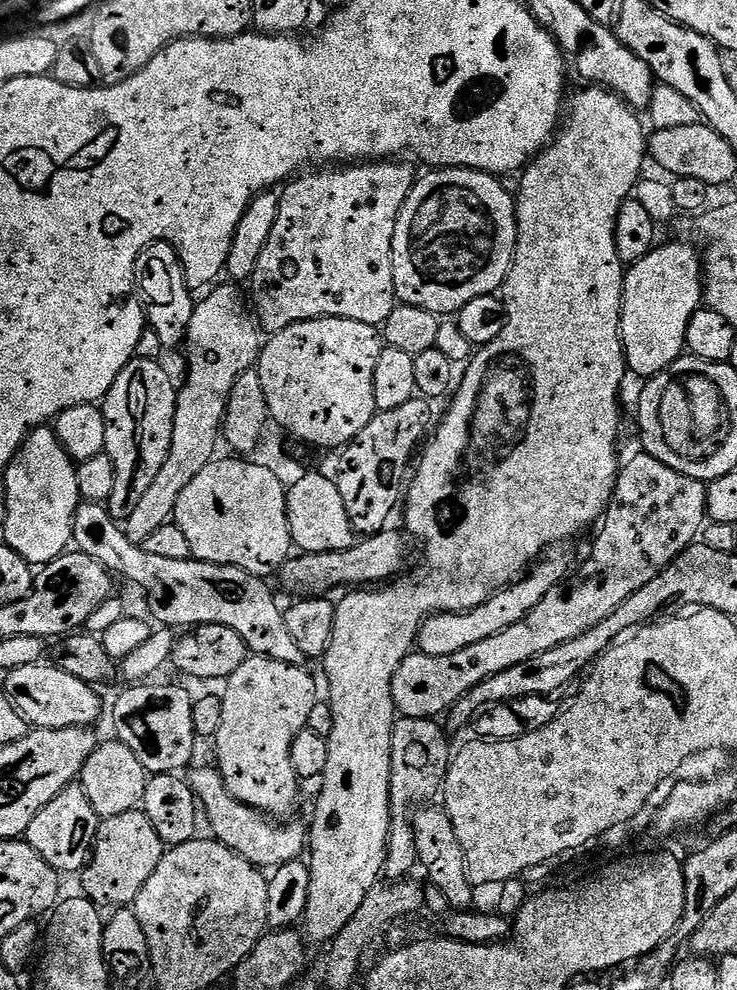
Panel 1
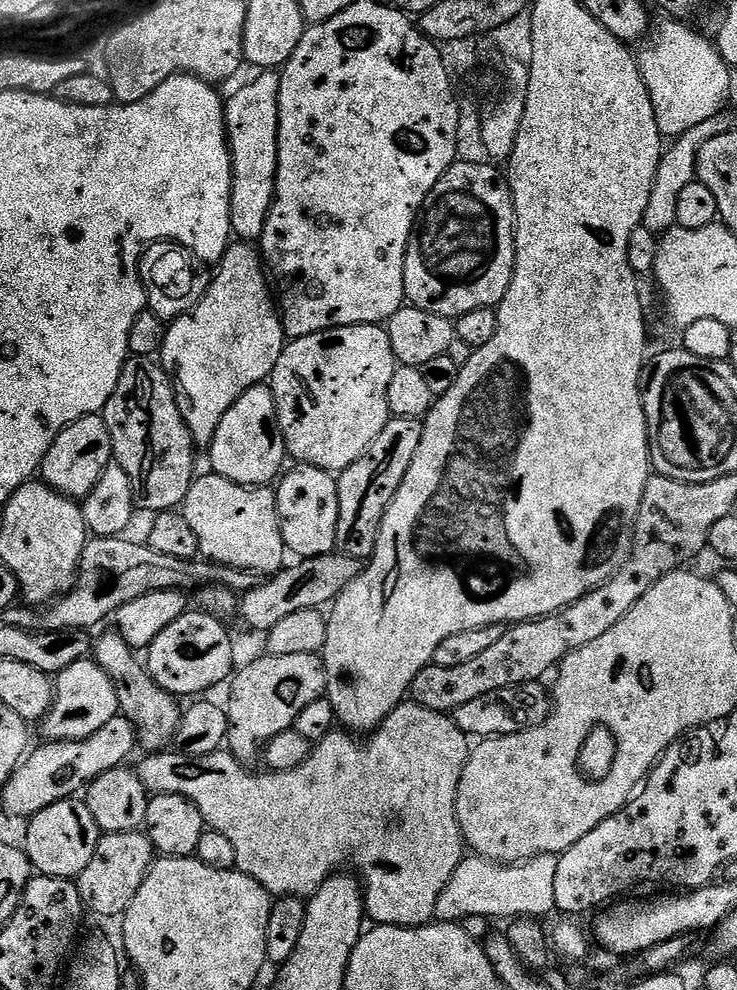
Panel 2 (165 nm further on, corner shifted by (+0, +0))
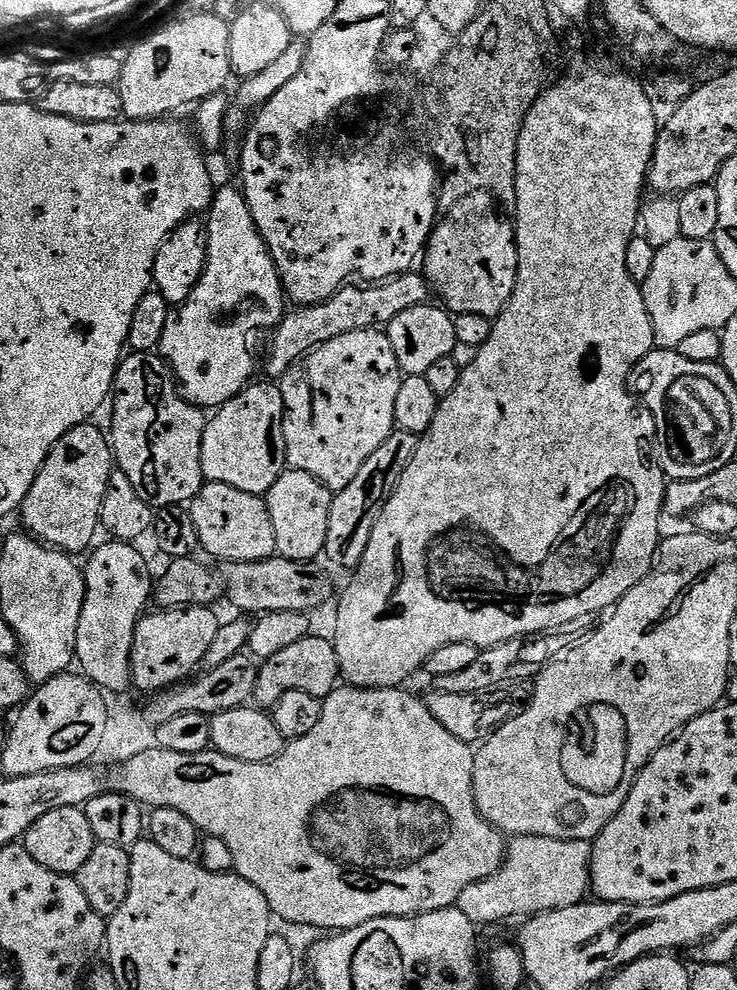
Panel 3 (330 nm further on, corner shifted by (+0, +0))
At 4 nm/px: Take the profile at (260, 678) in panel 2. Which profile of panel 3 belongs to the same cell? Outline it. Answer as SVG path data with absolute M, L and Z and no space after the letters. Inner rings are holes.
M309 634L302 638L302 642L294 642L294 646L281 650L279 654L274 654L274 658L259 665L260 673L254 700L261 709L272 709L278 698L282 698L282 694L290 690L306 690L306 694L323 698L337 688L341 675L335 643L331 639L323 640L316 635Z

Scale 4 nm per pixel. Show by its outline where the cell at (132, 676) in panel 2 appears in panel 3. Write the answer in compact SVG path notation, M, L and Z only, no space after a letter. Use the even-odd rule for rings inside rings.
M108 540L99 544L91 551L84 574L84 602L82 614L79 615L77 641L75 642L76 664L85 679L113 695L123 695L132 686L132 652L134 634L137 622L147 609L153 590L154 582L150 578L150 570L143 554L133 543L127 541Z

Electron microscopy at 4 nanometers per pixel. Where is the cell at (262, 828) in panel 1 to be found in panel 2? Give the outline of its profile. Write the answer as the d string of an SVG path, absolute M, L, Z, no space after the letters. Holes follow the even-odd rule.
M415 702L399 704L365 739L368 740L365 744L360 740L363 739L357 738L347 731L334 730L329 736L315 744L312 753L306 758L306 762L302 762L302 766L294 766L294 770L285 772L264 770L261 771L261 776L255 776L254 773L248 772L252 770L235 760L231 752L227 750L206 754L197 760L189 756L183 757L175 750L164 750L159 754L145 755L145 760L141 762L140 768L138 767L138 775L149 793L165 792L166 794L185 796L202 814L205 825L211 831L213 828L218 835L224 836L225 842L232 847L232 856L236 859L235 867L250 878L257 880L267 890L269 896L273 898L285 896L307 898L313 892L317 892L322 886L322 882L326 882L329 876L339 873L343 869L340 868L343 864L352 863L356 867L355 875L362 885L367 919L373 925L393 924L399 928L419 928L421 924L429 923L435 917L438 894L442 894L442 890L446 888L446 882L450 882L454 870L458 870L461 860L466 855L464 835L460 832L460 823L456 817L456 799L458 798L458 782L462 778L462 770L468 760L470 740L457 726L451 715L435 712Z

